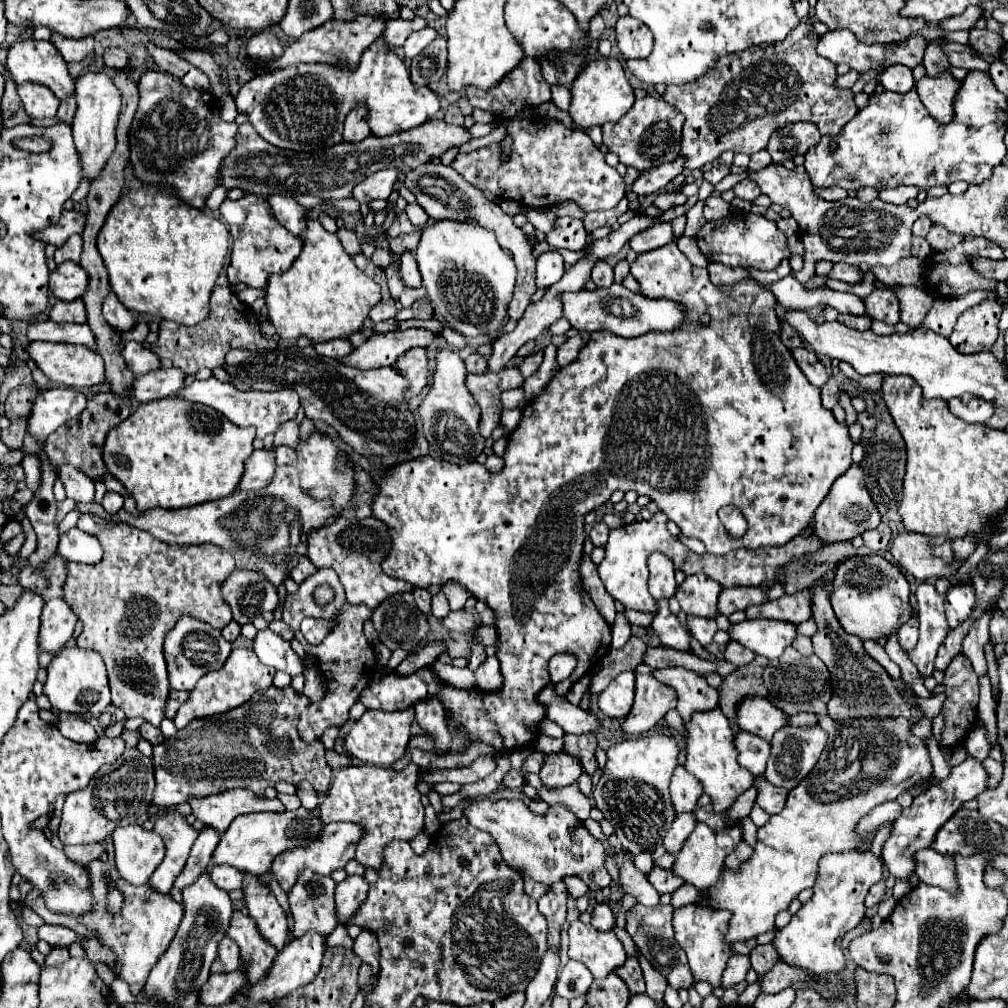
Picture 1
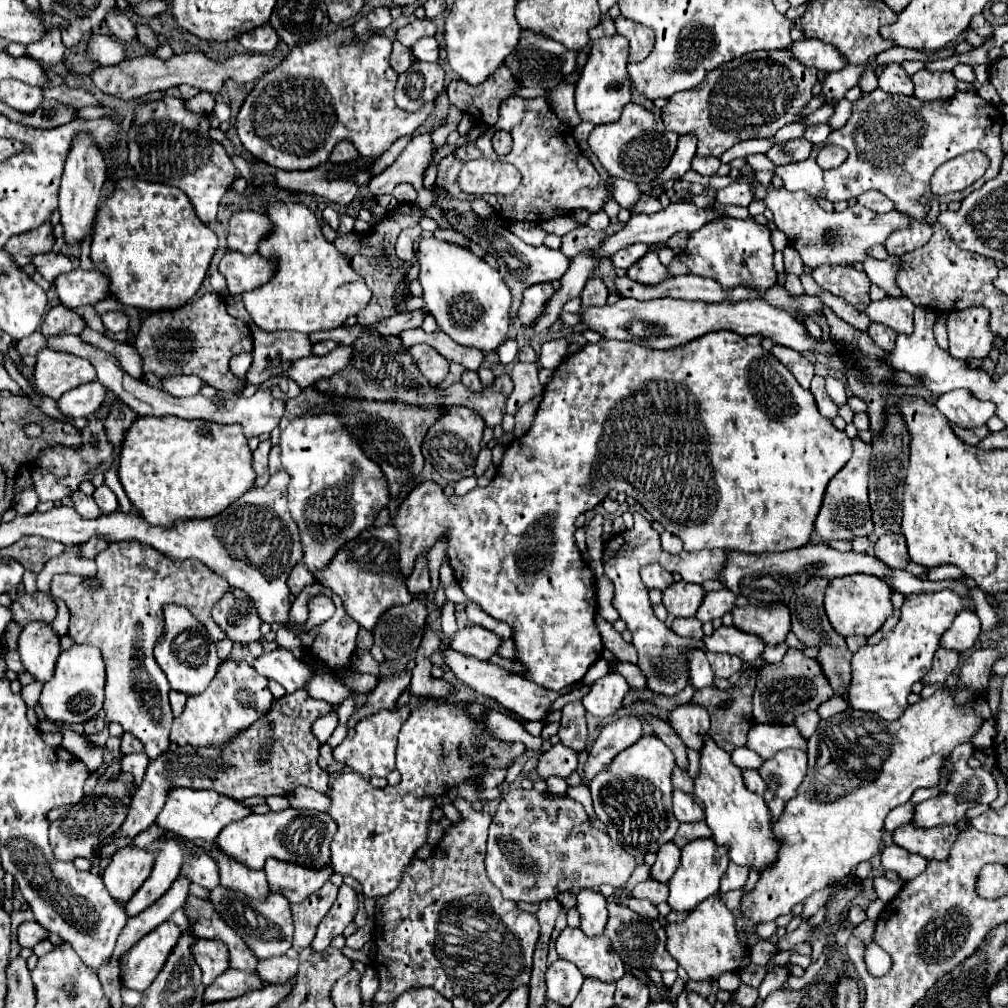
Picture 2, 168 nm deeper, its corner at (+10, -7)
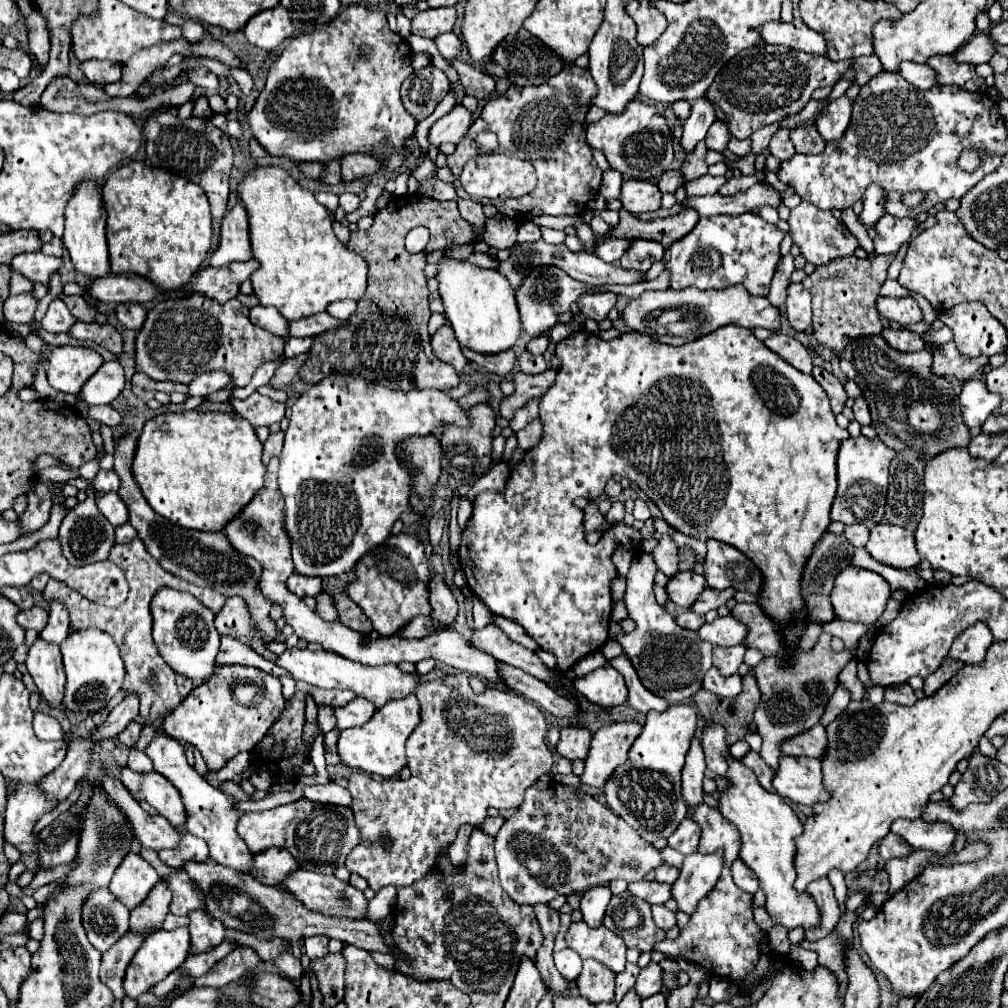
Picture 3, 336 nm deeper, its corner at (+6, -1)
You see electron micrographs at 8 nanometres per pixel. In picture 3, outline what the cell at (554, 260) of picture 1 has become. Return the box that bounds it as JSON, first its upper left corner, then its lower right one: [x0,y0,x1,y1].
[515,266,593,338]

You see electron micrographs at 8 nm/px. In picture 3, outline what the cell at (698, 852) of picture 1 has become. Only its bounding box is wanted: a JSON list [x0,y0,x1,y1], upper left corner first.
[673,852,723,916]

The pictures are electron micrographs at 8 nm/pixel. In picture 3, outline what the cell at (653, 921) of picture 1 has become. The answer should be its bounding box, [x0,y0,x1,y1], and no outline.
[603,892,665,952]

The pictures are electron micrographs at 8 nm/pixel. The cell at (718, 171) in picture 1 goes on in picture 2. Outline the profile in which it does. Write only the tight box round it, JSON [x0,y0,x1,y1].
[693,158,721,176]

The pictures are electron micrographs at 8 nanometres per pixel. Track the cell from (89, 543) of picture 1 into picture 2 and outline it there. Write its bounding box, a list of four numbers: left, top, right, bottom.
[79,538,101,560]

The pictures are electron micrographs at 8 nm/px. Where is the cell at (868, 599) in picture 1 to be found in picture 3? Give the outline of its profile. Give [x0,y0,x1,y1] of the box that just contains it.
[831,566,891,624]

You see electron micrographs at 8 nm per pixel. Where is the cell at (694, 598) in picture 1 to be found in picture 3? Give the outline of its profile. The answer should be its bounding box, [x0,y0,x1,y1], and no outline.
[667,570,705,608]

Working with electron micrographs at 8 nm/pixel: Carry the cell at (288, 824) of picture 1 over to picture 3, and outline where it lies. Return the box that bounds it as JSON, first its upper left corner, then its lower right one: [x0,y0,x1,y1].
[237,798,361,876]

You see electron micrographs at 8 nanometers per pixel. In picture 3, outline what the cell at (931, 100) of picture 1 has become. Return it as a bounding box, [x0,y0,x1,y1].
[927,56,987,92]

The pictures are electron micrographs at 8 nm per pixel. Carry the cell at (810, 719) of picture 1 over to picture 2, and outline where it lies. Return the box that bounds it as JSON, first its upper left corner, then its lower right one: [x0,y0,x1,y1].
[795,712,819,738]

